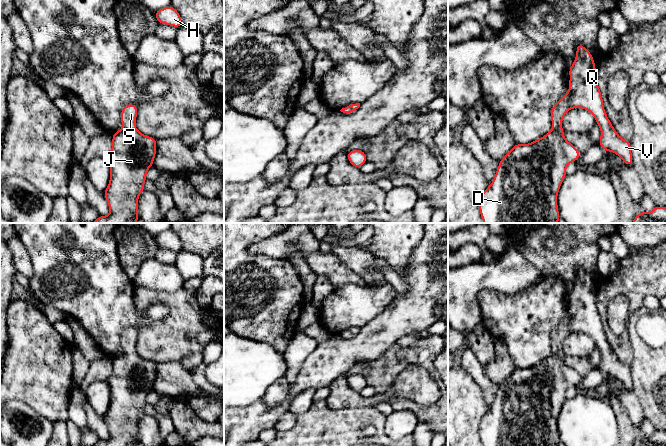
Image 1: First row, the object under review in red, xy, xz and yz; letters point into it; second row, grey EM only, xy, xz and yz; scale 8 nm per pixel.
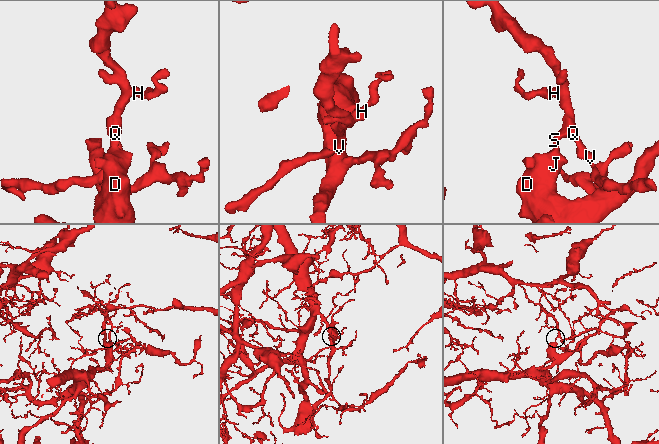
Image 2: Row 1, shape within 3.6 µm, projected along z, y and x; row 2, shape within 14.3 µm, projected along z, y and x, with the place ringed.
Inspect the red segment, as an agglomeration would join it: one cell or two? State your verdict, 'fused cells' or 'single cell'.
single cell

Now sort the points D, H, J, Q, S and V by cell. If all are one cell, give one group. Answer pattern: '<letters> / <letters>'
D H J Q S V

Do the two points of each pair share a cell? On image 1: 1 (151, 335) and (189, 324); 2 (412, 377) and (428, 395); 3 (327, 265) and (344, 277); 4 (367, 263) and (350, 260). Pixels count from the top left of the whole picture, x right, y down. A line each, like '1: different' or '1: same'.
1: same
2: same
3: same
4: same

